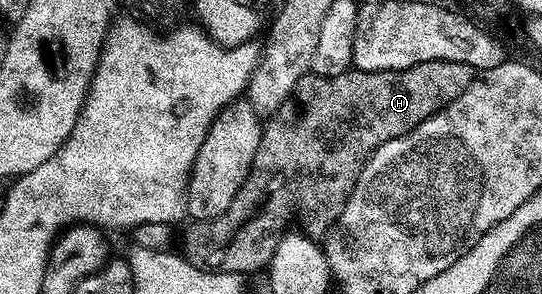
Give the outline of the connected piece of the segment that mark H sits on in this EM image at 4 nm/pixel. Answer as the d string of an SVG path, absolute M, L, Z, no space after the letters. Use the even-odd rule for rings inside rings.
M439 59L412 65L403 71L351 69L339 75L308 73L300 77L294 86L294 94L265 120L260 149L256 149L252 169L244 185L240 185L240 193L232 197L232 205L215 219L189 224L191 227L182 235L182 258L201 271L262 271L276 253L278 240L287 228L286 218L293 210L298 213L301 230L308 238L325 240L340 213L344 213L344 205L348 205L348 197L356 189L356 181L372 152L396 137L407 135L430 115L438 114L453 99L460 97L475 78L475 72L468 64Z

